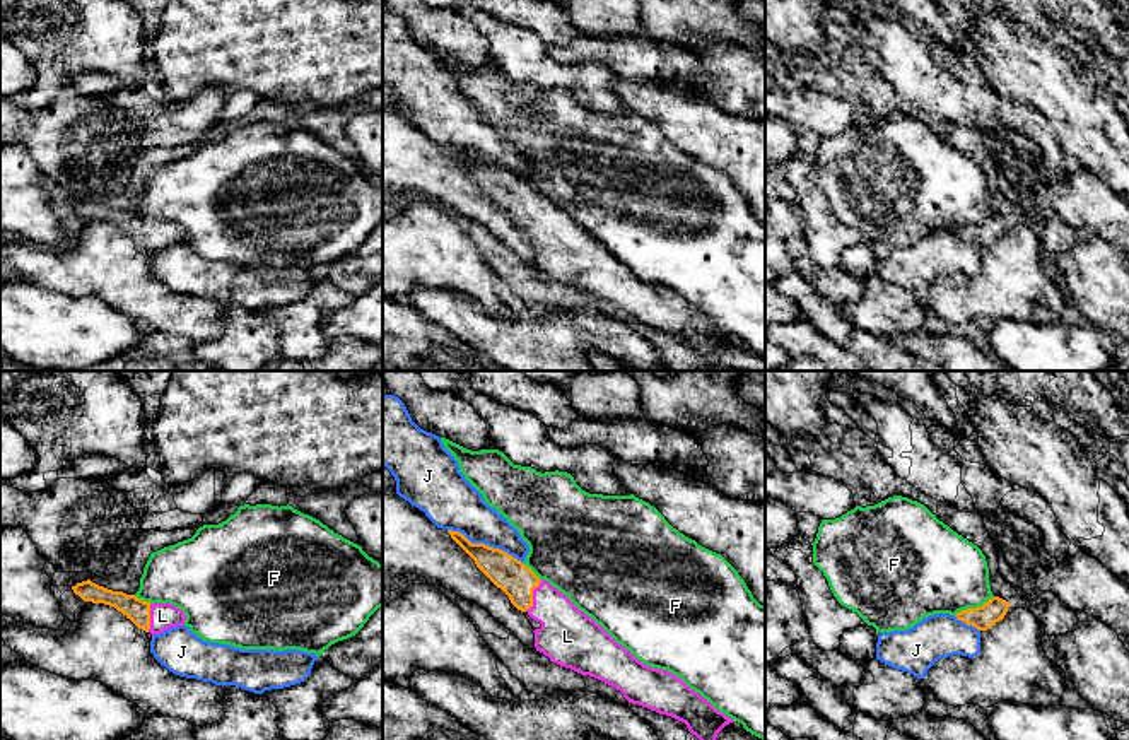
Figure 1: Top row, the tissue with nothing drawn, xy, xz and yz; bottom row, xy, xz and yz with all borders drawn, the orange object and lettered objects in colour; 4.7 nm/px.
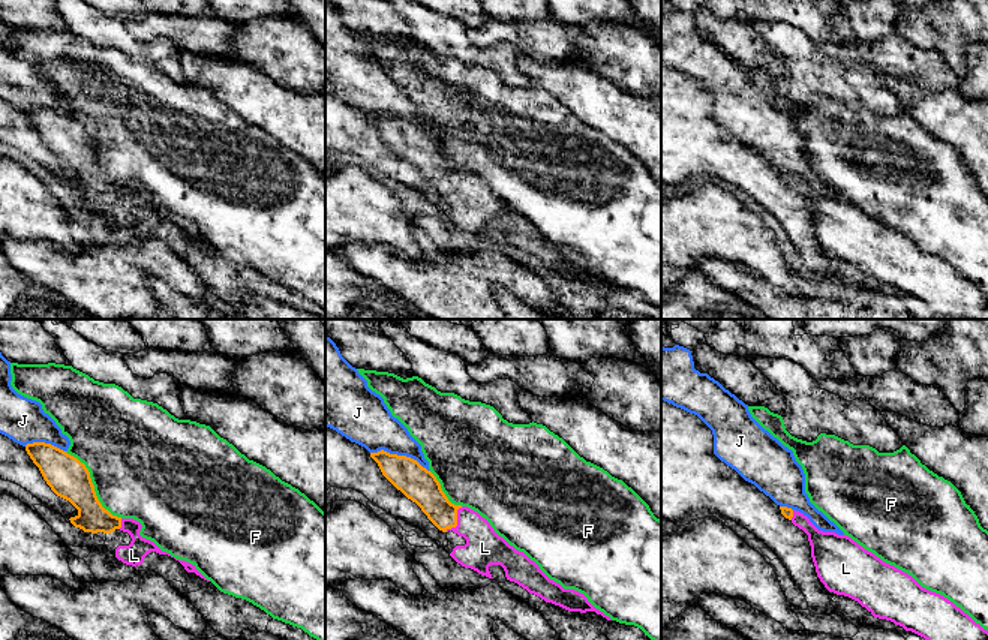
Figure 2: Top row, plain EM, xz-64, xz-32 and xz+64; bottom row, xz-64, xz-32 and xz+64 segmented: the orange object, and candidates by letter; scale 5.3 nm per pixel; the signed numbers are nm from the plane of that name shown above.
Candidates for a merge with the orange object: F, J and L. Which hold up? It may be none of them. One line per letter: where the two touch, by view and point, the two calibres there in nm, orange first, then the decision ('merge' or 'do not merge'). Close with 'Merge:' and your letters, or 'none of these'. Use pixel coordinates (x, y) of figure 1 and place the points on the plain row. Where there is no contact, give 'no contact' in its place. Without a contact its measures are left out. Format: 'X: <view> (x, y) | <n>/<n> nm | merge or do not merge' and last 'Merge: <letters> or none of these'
F: yz (974, 226) | 110/400 nm | do not merge
J: xz (484, 161) | 160/260 nm | do not merge
L: xz (532, 214) | 160/280 nm | merge
Merge: L

